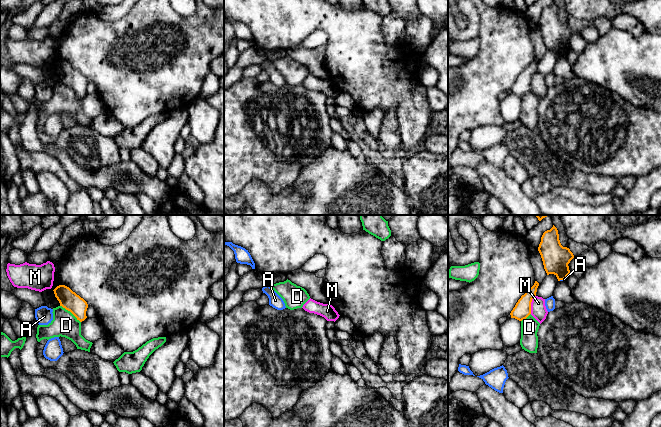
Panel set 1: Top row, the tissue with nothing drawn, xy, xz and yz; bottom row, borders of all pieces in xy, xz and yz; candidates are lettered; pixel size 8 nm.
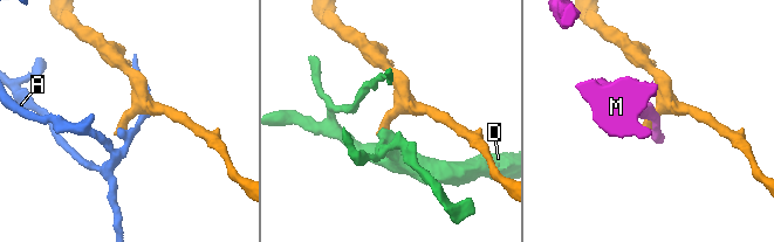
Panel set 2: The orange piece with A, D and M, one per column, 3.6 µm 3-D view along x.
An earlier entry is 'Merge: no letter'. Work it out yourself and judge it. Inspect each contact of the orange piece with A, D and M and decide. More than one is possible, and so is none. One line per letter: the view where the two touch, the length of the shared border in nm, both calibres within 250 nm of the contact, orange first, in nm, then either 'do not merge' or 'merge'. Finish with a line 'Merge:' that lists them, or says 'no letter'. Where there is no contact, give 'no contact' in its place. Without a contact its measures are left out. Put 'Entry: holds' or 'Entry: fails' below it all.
A: meets orange in yz; contact 60 nm long; 220 nm thick on the orange side, 20 nm on the other; do not merge
D: meets orange in xy; contact 220 nm long; 150 nm thick on the orange side, 200 nm on the other; do not merge
M: meets orange in yz; contact 160 nm long; 140 nm thick on the orange side, 130 nm on the other; do not merge
Merge: no letter
Entry: holds

